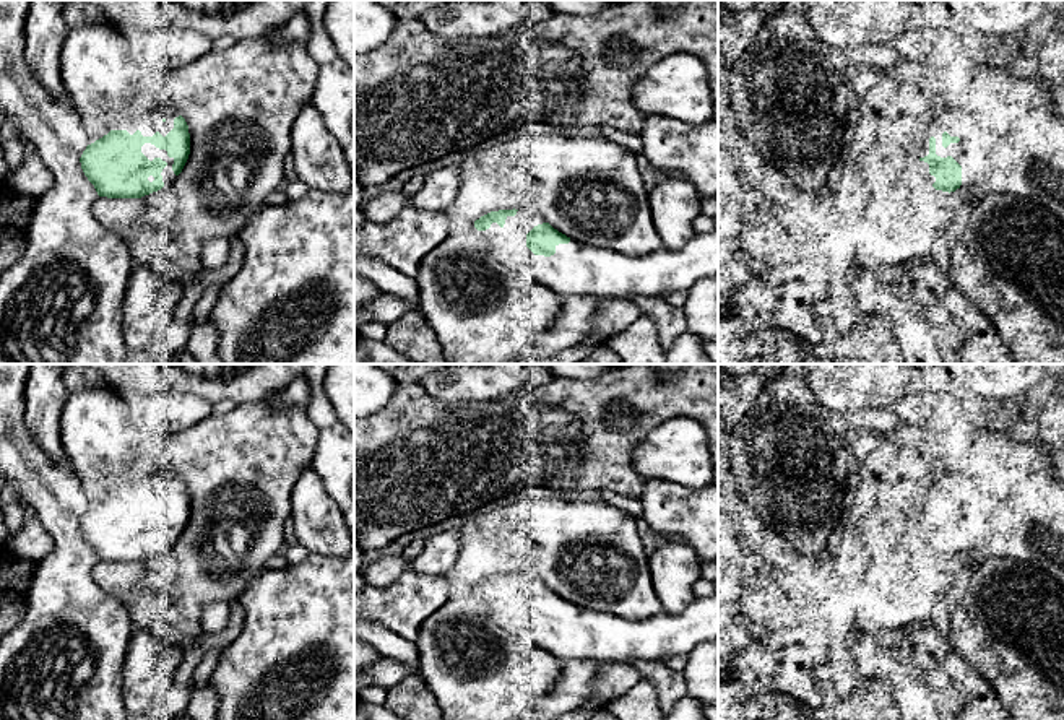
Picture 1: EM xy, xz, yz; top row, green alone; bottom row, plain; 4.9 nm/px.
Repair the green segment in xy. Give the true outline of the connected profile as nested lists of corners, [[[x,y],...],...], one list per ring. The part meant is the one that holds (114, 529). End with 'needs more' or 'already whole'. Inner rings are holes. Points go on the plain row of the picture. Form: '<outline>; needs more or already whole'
[[[172,471],[81,488],[89,509],[80,527],[99,561],[141,562],[172,549],[190,518],[188,489]]]; needs more

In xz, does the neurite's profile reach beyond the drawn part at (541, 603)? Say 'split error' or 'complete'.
split error

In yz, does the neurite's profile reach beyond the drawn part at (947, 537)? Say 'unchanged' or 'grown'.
grown

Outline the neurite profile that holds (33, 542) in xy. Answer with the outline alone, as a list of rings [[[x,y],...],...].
[[[21,509],[24,512],[21,530],[15,535],[8,535],[0,546],[39,564],[54,551],[54,540],[31,509]]]

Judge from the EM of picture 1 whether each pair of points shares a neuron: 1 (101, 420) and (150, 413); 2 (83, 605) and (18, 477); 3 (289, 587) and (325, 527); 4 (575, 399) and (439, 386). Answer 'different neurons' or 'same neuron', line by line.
1: different neurons
2: same neuron
3: different neurons
4: different neurons

